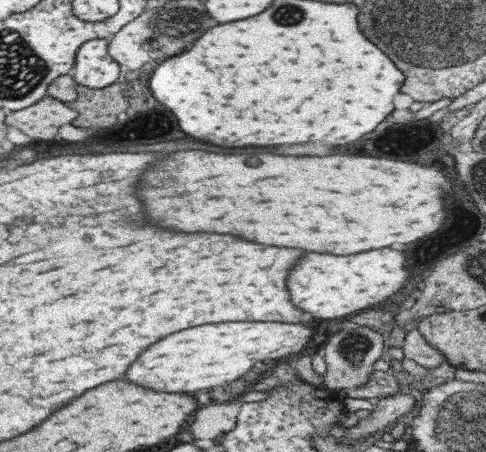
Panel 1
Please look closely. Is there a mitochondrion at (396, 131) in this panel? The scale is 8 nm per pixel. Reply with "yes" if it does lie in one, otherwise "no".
yes

